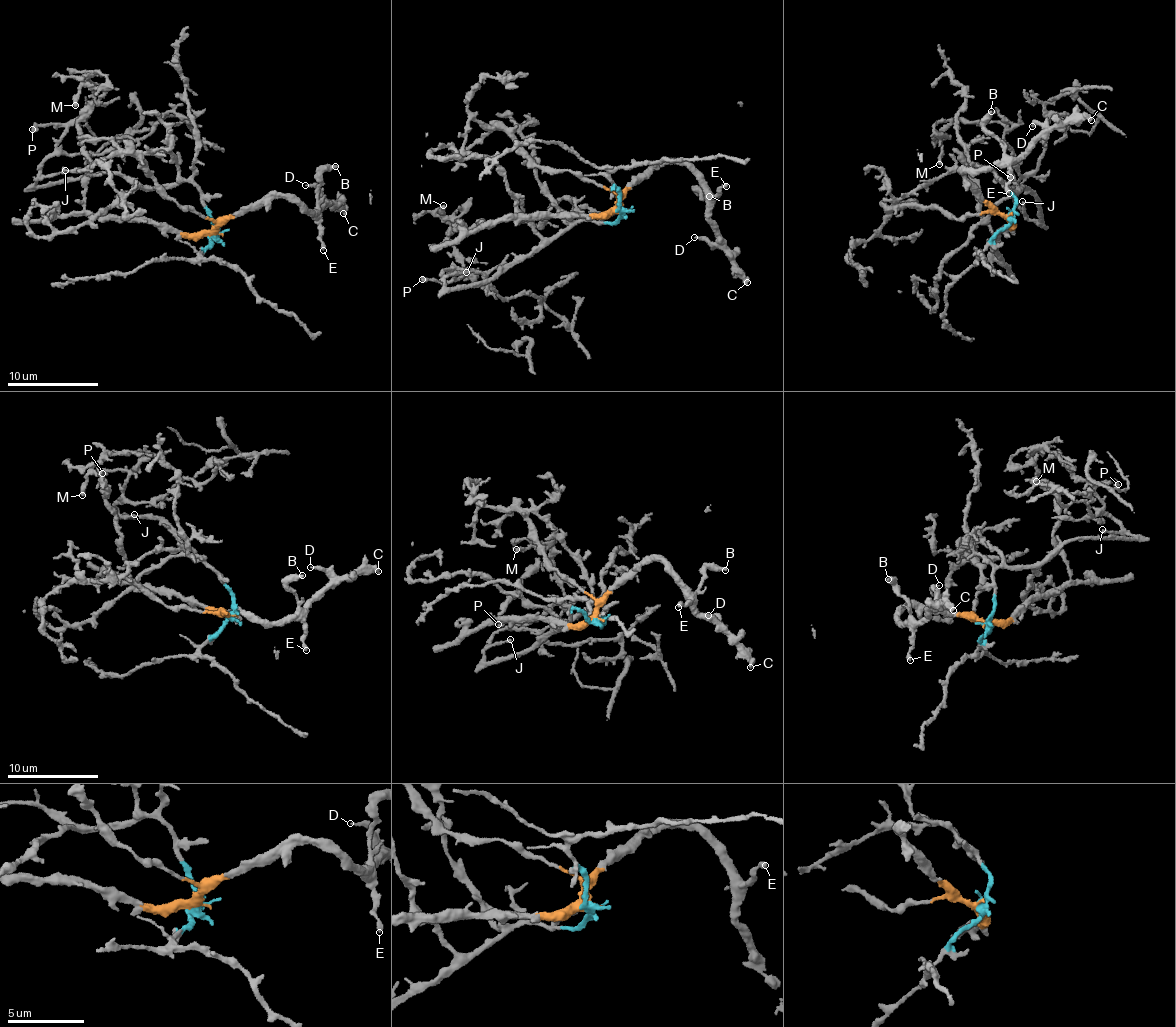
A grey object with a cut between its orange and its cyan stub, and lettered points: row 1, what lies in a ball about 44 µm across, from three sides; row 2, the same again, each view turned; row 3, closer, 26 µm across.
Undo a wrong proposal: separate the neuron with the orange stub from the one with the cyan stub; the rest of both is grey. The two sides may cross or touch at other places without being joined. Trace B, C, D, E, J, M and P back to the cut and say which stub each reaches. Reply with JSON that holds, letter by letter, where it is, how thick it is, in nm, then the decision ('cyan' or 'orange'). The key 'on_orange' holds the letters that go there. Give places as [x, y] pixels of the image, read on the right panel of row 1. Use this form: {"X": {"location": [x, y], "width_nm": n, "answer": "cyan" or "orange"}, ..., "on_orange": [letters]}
{"B": {"location": [991, 111], "width_nm": 320, "answer": "orange"}, "C": {"location": [1091, 120], "width_nm": 440, "answer": "orange"}, "D": {"location": [1032, 126], "width_nm": 190, "answer": "orange"}, "E": {"location": [1009, 193], "width_nm": 300, "answer": "orange"}, "J": {"location": [1022, 201], "width_nm": 170, "answer": "cyan"}, "M": {"location": [939, 164], "width_nm": 320, "answer": "cyan"}, "P": {"location": [1010, 177], "width_nm": 360, "answer": "cyan"}, "on_orange": ["B", "C", "D", "E"]}

